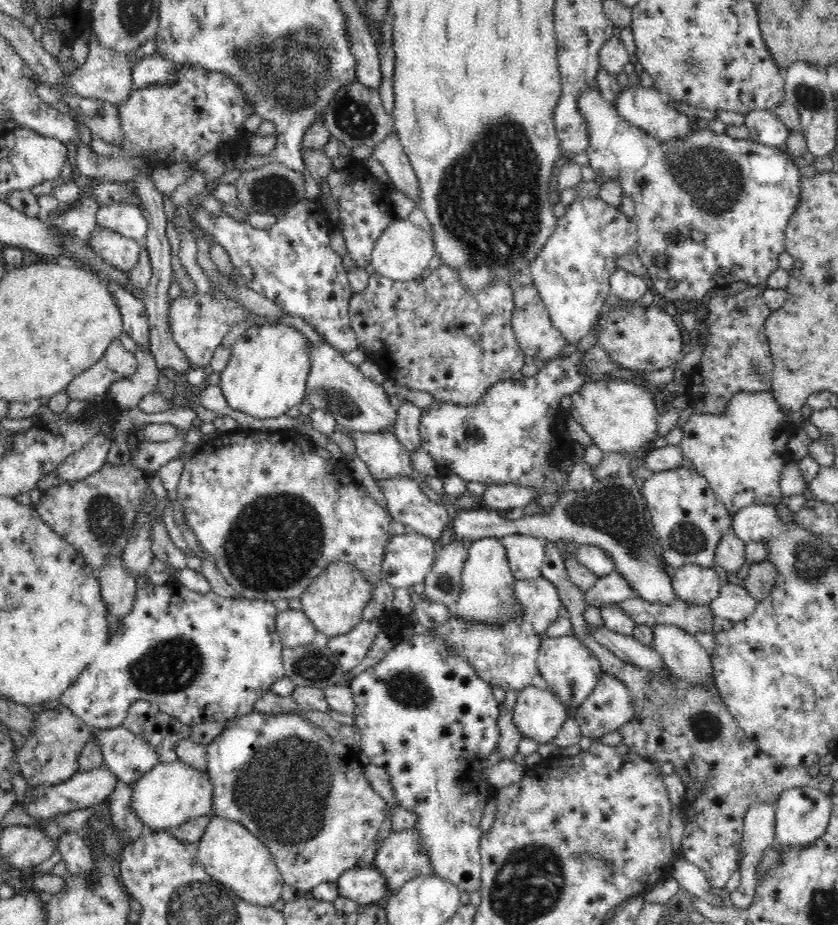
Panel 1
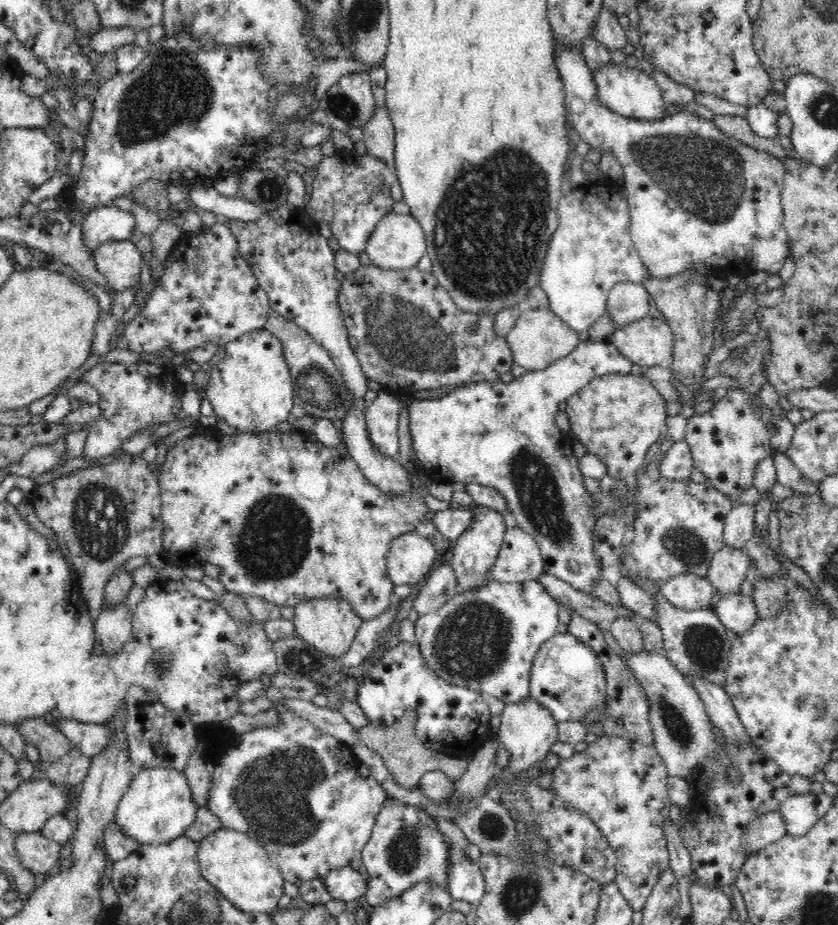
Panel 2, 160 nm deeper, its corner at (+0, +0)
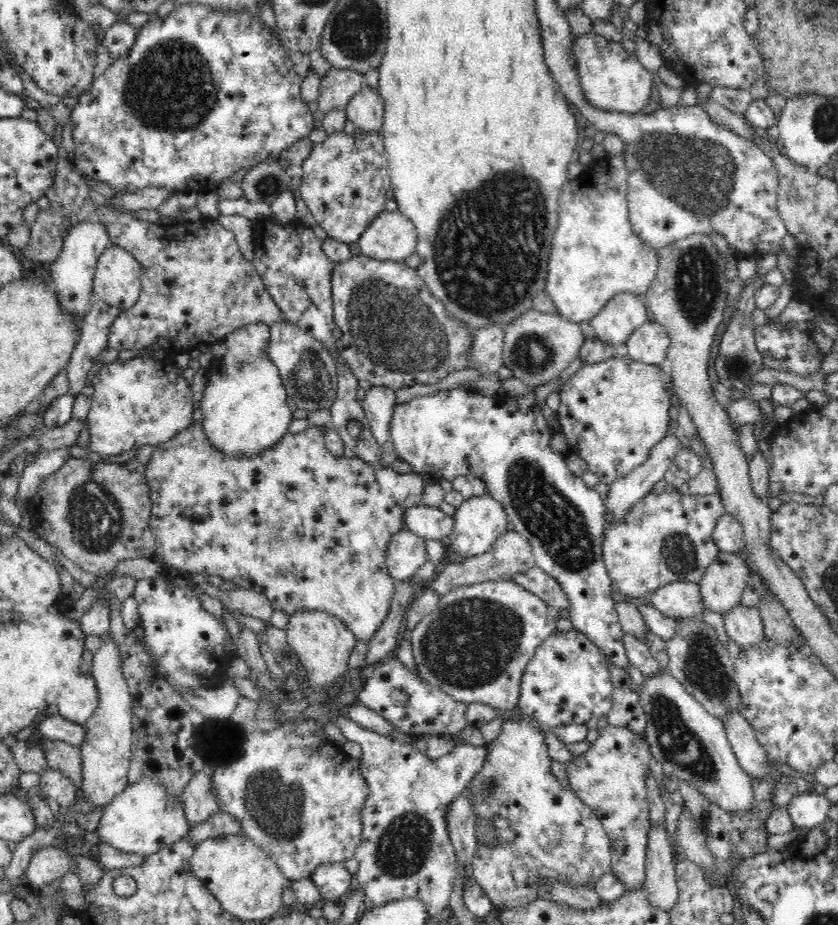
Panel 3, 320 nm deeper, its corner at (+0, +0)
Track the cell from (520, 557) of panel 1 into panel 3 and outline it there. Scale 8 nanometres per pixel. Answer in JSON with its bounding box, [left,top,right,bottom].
[428,531,536,596]

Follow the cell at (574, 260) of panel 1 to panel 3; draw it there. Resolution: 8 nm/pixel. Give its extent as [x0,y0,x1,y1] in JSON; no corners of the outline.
[545,154,657,322]

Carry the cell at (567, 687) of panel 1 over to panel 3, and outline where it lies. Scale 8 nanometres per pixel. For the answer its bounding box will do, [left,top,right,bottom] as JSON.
[518,628,613,730]

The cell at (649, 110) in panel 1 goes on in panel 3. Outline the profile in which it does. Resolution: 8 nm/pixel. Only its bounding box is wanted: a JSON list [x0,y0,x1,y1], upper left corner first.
[571,33,654,115]

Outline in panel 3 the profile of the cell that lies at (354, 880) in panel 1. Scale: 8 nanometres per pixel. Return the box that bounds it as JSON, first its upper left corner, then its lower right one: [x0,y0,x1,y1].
[310,861,355,902]

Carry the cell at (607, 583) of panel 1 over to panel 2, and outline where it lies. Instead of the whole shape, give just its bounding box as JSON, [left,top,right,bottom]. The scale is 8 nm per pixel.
[616,575,656,621]

